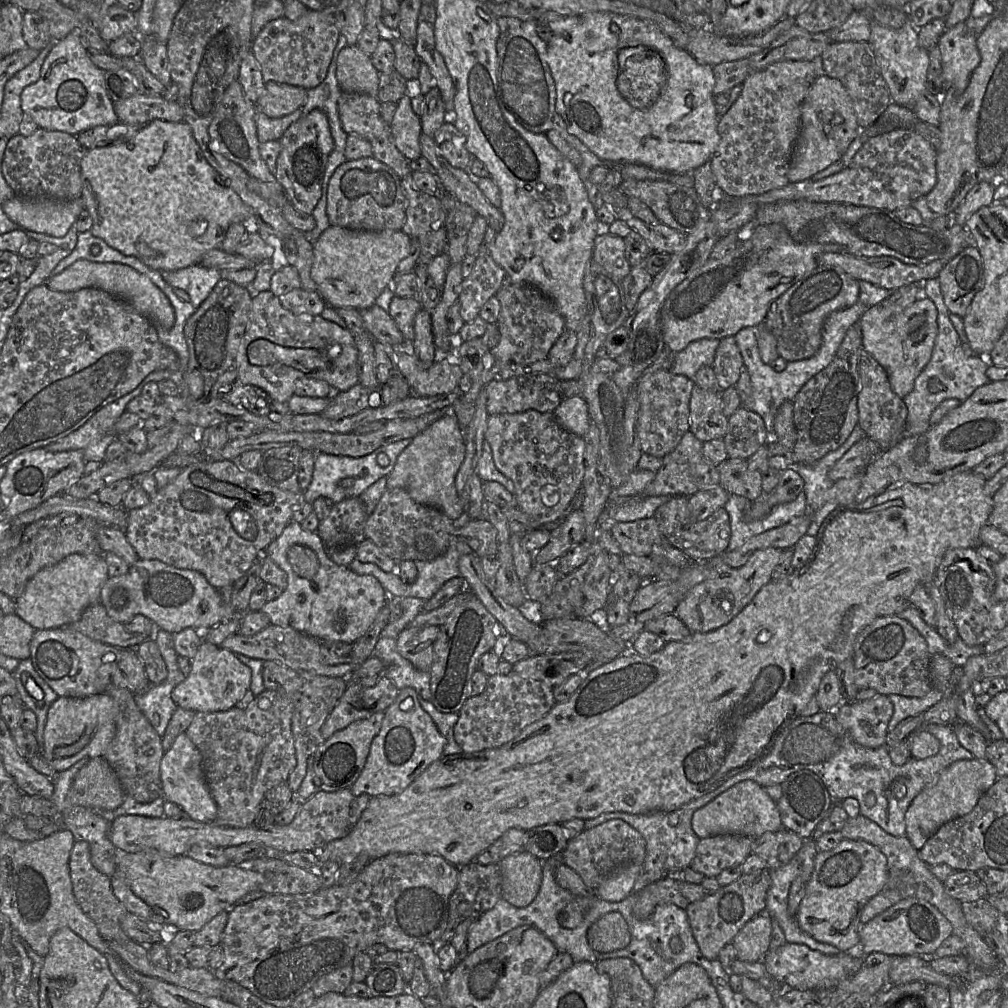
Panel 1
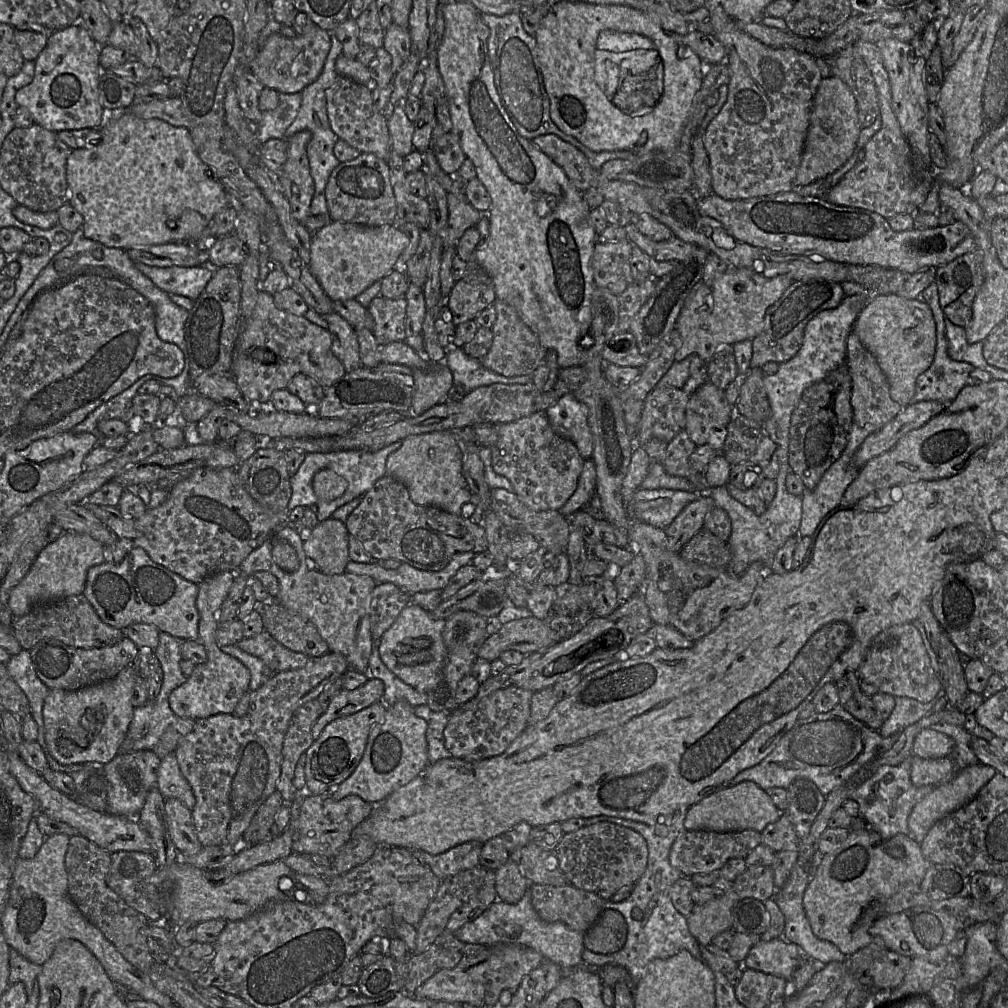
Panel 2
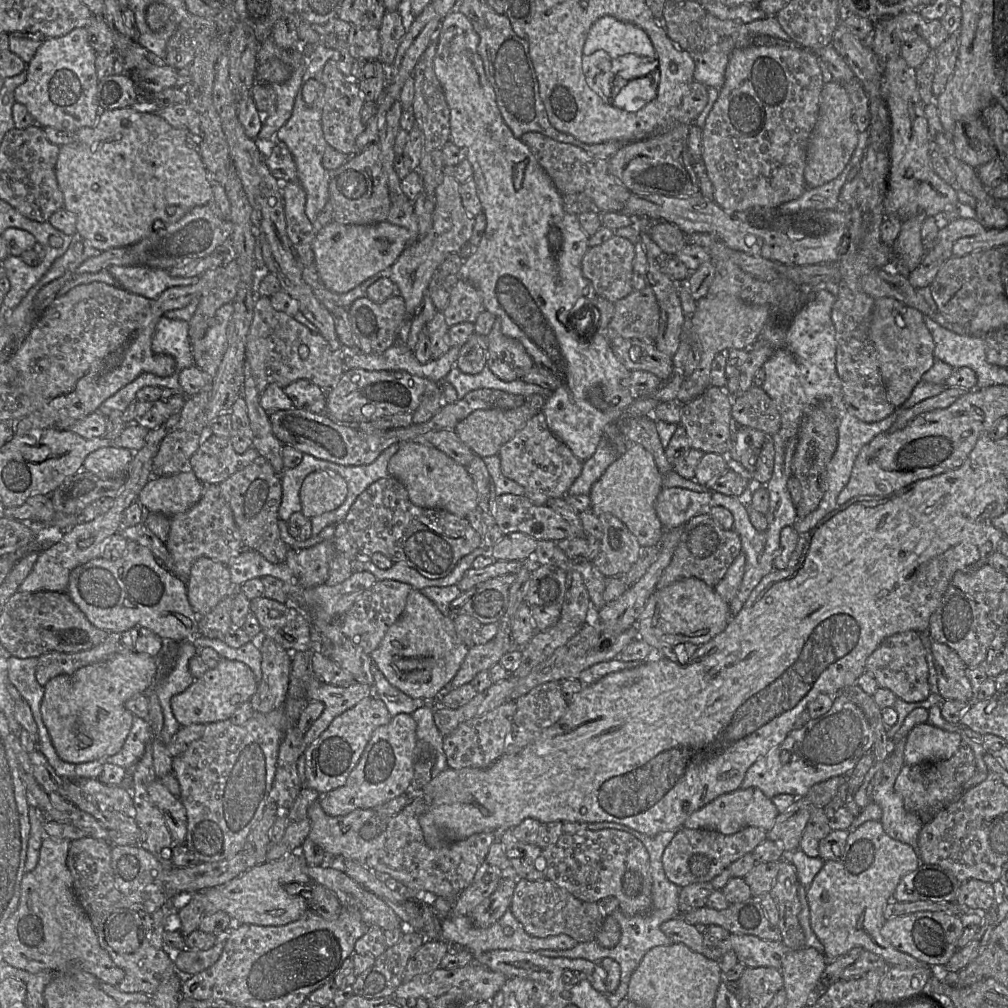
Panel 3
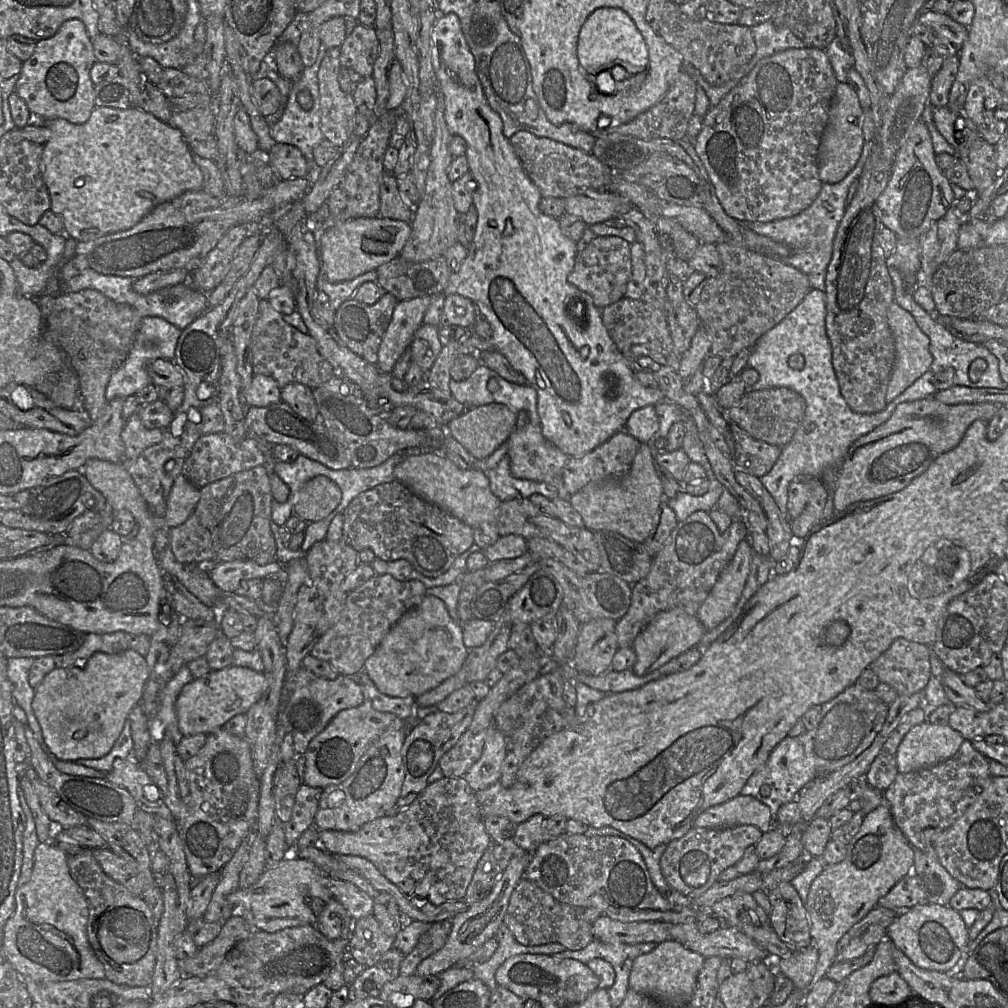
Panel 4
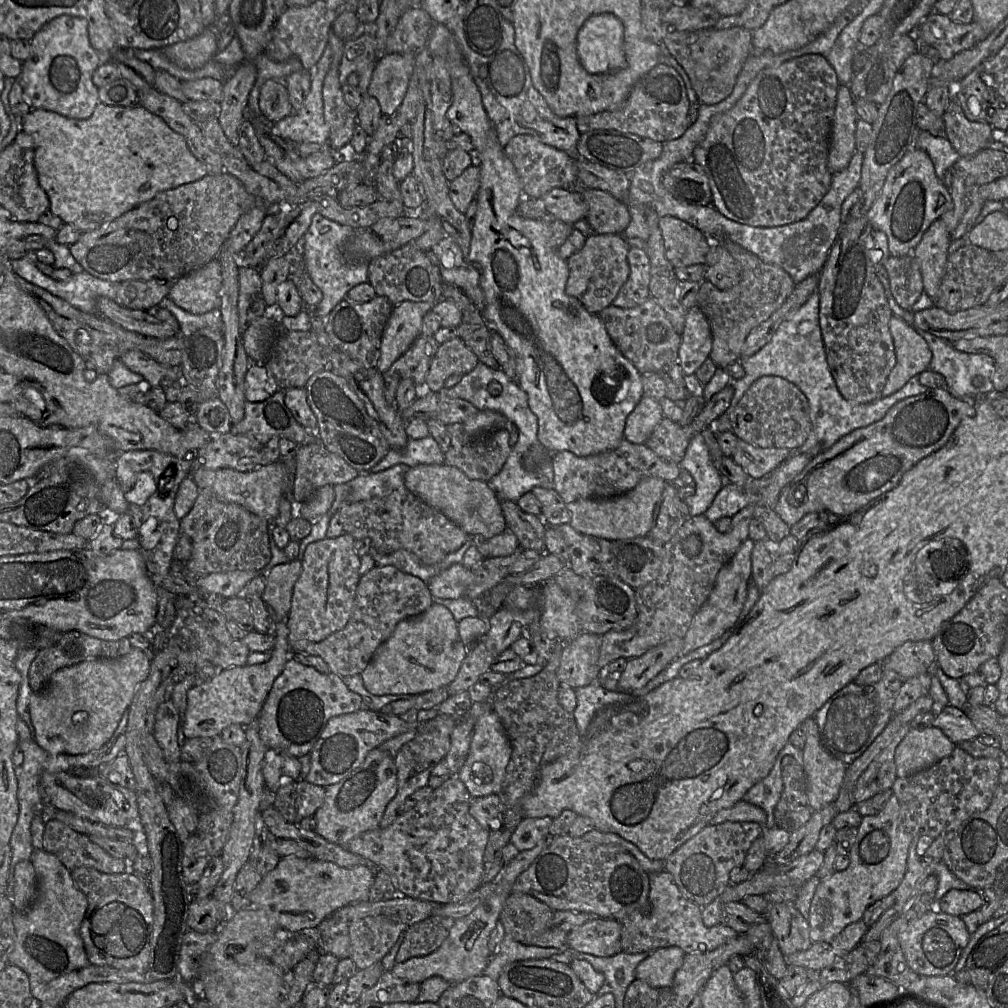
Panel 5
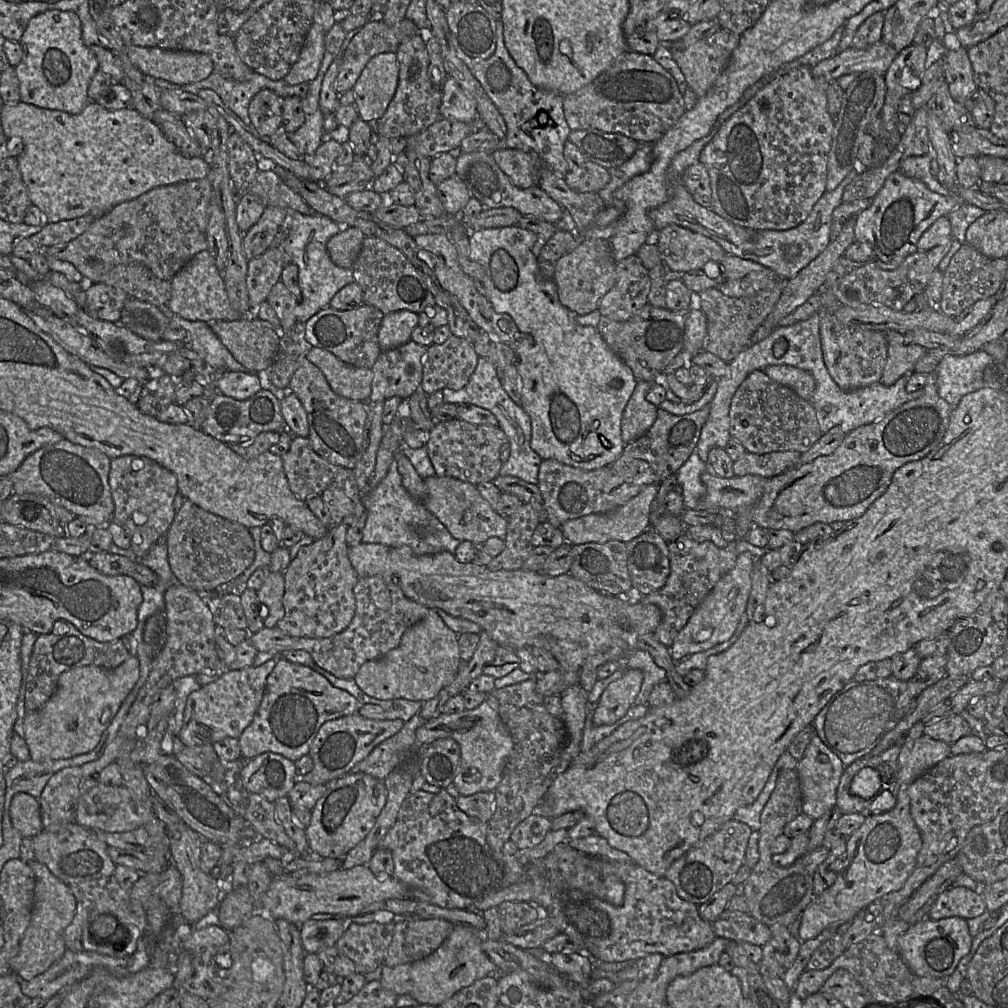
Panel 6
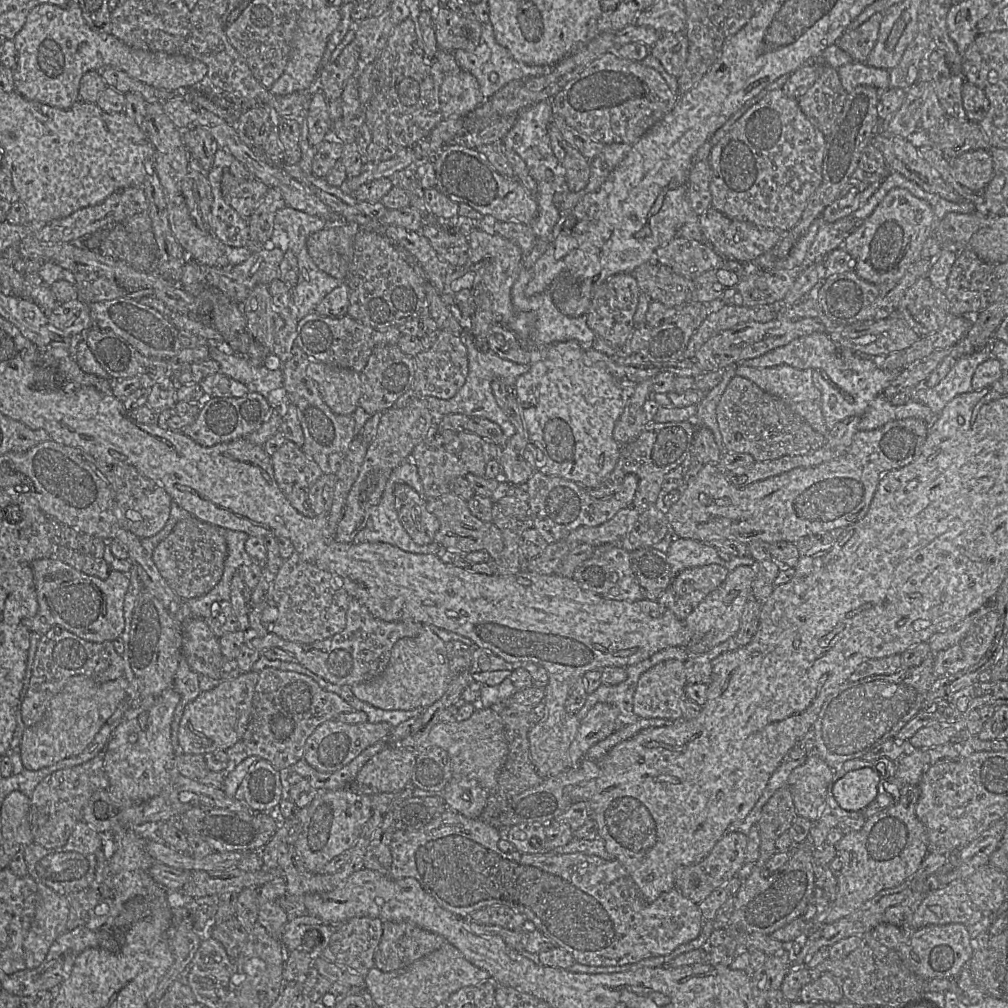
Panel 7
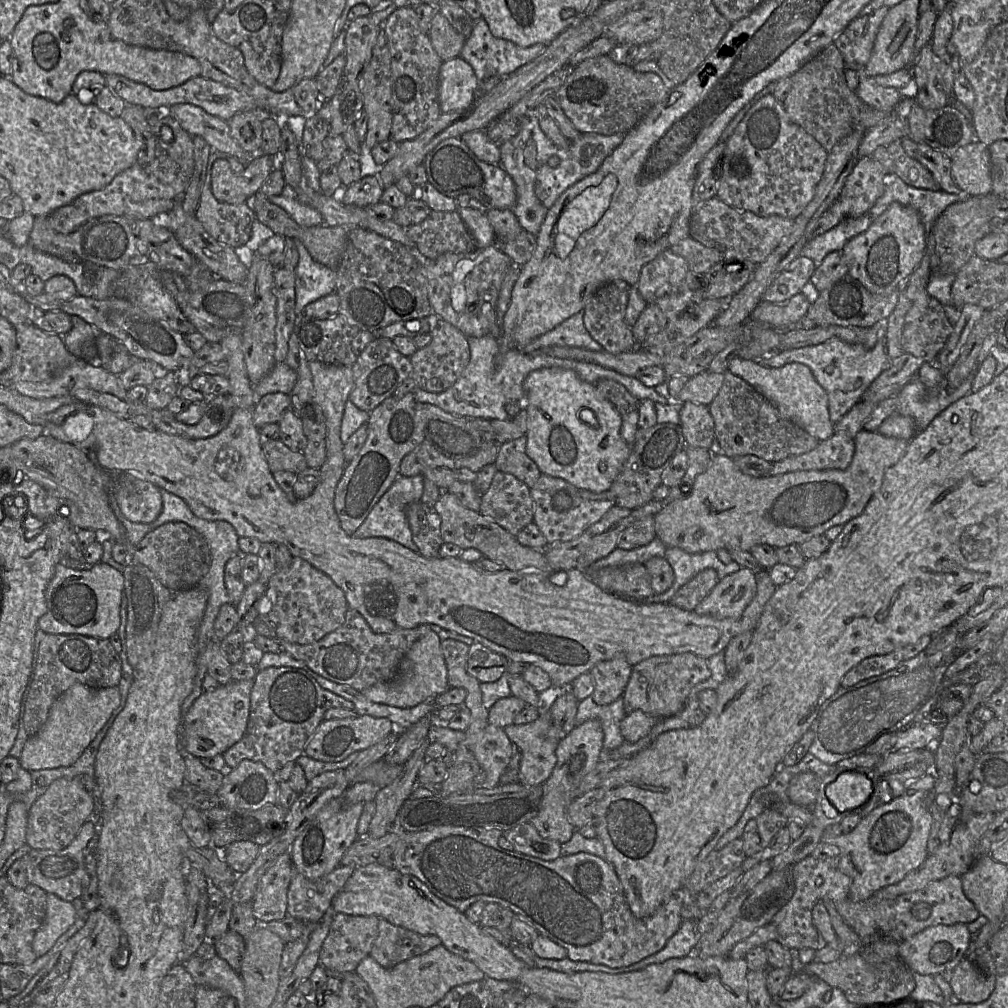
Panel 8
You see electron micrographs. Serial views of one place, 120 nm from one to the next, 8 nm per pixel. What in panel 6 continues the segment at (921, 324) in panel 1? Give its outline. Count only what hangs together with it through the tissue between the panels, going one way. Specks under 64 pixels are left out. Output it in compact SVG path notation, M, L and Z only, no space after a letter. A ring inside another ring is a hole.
M894 330L885 331L888 341L887 361L881 383L893 385L899 378L913 373L916 362L928 351L917 344L903 344L903 334Z

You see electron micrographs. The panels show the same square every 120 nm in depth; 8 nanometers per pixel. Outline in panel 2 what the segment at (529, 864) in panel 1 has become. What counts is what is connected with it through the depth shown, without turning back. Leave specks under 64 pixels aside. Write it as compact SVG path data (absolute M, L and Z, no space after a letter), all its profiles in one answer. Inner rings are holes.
M509 859L495 870L495 888L498 900L515 904L526 894L531 883L522 875L518 865Z

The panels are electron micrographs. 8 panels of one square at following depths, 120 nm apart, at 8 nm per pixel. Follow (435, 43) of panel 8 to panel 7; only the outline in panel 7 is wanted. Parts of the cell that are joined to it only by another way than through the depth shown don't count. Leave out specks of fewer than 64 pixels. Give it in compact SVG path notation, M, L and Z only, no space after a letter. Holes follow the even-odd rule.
M446 6L430 11L438 49L453 53L456 49L473 51L479 45L482 23L474 14L460 16Z

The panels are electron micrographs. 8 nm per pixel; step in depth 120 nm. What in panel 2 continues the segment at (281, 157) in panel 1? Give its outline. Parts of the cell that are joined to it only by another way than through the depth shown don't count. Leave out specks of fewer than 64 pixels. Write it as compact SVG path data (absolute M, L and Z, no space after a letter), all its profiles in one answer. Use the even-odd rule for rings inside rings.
M308 130L297 132L287 140L286 161L277 176L280 191L289 202L291 215L299 223L310 215L314 194L306 151L310 140L311 132Z

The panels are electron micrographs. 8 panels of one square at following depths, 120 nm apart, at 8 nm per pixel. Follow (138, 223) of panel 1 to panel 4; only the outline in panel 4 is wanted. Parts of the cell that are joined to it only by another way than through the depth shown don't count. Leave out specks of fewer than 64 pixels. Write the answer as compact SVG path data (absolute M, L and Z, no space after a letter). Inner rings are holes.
M95 107L83 124L71 123L63 118L40 122L50 130L41 156L42 177L50 196L50 211L63 218L64 234L78 242L128 230L157 205L186 191L203 189L203 173L194 162L193 152L181 130L138 107Z

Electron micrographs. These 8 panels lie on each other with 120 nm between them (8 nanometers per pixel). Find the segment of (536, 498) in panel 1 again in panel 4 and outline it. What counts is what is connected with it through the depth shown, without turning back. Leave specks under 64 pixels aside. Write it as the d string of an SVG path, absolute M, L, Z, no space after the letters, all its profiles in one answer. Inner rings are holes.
M528 423L520 430L514 430L507 443L510 471L515 478L519 479L542 482L553 477L561 477L570 458L543 436L540 424Z

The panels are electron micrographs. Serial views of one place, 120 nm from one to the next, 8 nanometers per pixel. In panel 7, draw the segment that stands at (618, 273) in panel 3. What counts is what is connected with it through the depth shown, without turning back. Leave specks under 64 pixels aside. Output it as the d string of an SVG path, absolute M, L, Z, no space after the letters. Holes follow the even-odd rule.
M569 272L561 273L549 287L556 307L571 317L586 314L592 299L592 282L578 282Z

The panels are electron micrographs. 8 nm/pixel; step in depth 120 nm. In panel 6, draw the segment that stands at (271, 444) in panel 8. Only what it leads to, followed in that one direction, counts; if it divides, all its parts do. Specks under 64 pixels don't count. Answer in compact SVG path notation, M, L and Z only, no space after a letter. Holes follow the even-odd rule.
M294 436L290 449L282 455L282 460L291 491L304 502L321 496L343 468L319 456L308 437Z

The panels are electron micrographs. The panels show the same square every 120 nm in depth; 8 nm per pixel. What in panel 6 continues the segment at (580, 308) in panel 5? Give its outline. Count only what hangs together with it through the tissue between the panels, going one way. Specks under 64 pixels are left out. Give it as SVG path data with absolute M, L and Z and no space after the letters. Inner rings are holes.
M451 76L442 88L440 117L472 124L479 118L477 103ZM517 225L477 230L471 232L470 234L469 258L470 260L482 265L485 270L485 288L487 289L486 297L492 303L494 310L498 313L506 313L510 315L517 326L517 333L515 334L512 348L516 354L516 360L514 363L516 364L517 371L523 381L522 406L531 418L531 448L543 460L555 459L558 462L581 468L583 470L599 469L613 463L623 453L626 443L623 441L621 434L622 416L627 403L634 393L638 380L634 377L631 368L610 349L601 336L598 328L580 325L576 321L576 316L578 316L578 314L561 304L555 281L553 279L543 277L540 272L538 256L536 256L532 251L536 240L537 236L533 232L520 228Z

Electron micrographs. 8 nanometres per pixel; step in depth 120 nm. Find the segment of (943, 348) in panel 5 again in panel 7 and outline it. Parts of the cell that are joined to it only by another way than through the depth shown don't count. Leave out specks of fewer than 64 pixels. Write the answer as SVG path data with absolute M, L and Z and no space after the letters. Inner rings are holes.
M986 345L971 355L958 358L937 385L932 388L918 386L924 392L917 392L917 399L929 403L931 412L935 410L935 415L939 415L953 398L973 391L971 381L976 368L990 357L989 345Z

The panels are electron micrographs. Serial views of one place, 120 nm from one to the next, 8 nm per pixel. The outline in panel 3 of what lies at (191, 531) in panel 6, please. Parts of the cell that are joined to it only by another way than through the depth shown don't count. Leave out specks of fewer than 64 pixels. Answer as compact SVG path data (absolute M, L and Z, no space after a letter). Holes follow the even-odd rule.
M259 455L251 464L219 483L219 486L232 510L243 550L255 550L271 563L282 563L288 546L281 539L278 527L278 510L283 494L281 475L275 472L266 458Z

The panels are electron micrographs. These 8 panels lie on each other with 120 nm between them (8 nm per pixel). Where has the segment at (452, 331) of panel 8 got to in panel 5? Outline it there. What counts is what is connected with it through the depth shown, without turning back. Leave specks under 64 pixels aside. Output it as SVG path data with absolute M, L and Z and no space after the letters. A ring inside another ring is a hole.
M458 336L439 345L437 352L431 362L425 383L433 392L439 392L444 388L446 380L453 374L466 375L470 373L479 363L476 354L469 349Z

